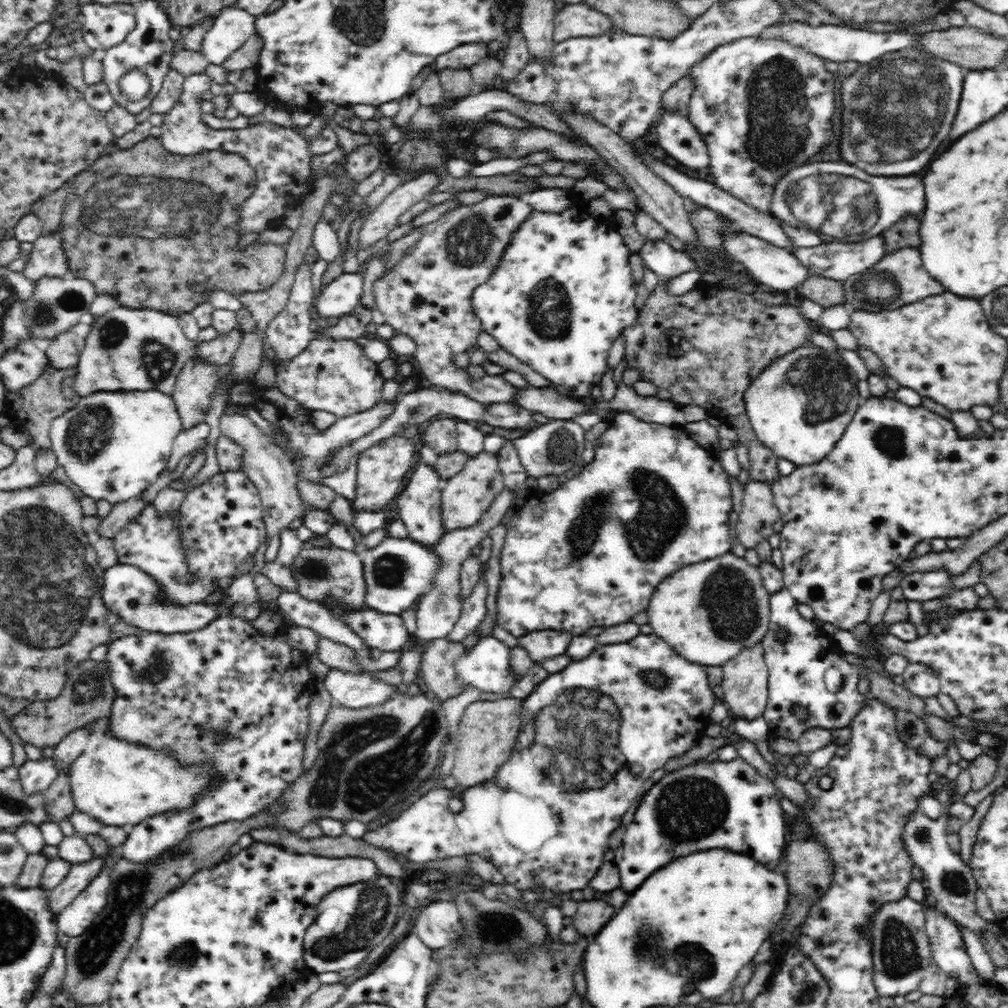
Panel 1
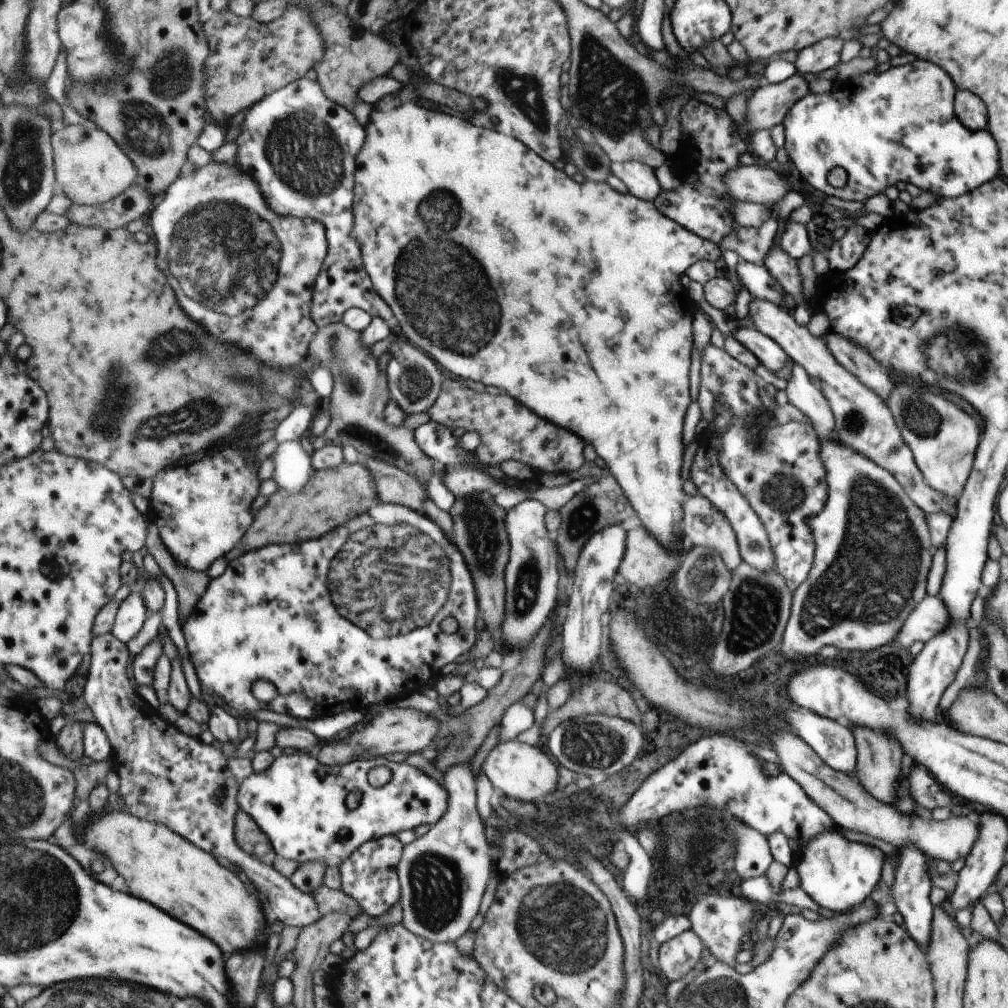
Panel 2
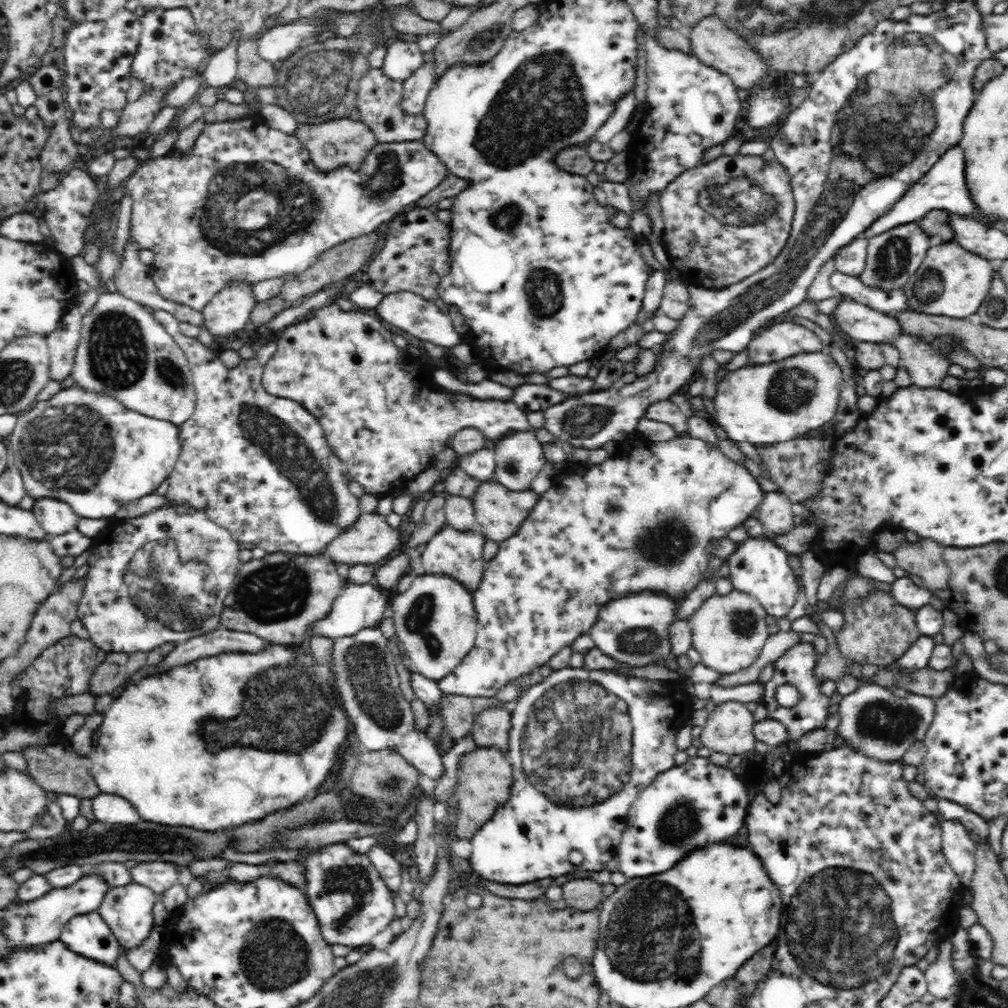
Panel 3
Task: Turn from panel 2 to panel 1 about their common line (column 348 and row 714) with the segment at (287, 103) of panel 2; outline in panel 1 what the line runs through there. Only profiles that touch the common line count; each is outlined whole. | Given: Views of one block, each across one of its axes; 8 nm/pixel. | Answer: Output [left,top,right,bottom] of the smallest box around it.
[104,471,317,862]

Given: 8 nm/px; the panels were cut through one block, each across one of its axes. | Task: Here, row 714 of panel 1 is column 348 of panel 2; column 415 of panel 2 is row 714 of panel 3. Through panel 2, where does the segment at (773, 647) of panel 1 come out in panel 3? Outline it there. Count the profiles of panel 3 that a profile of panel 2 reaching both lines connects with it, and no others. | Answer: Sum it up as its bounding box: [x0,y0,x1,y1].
[762,642,830,741]

